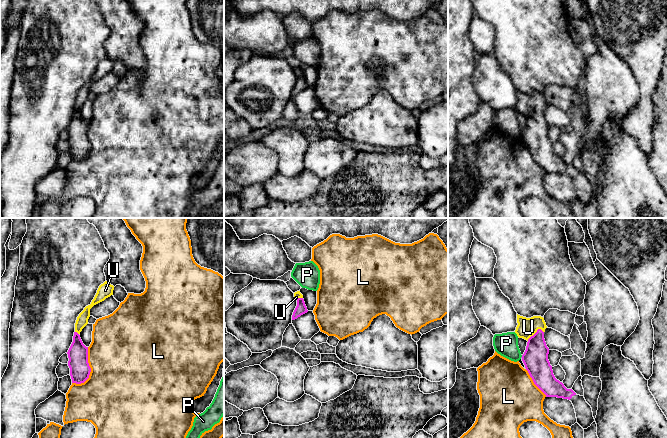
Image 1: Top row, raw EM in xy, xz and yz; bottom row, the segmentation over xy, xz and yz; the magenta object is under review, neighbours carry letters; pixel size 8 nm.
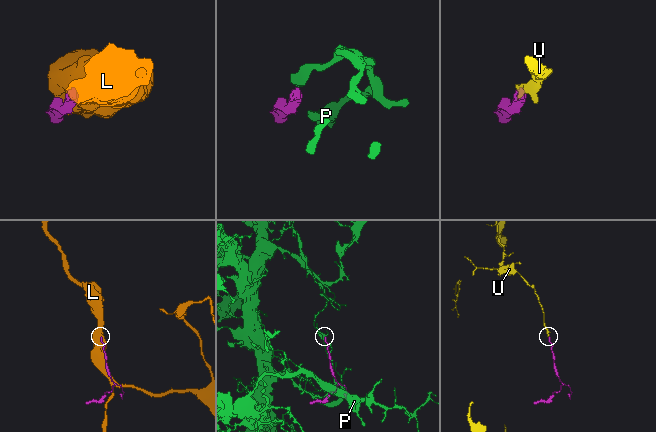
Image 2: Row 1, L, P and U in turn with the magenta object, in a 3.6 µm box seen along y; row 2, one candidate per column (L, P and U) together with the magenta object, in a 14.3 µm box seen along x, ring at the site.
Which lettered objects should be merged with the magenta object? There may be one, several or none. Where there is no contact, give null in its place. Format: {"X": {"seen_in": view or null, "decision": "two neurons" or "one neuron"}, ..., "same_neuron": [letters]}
{"L": {"seen_in": "xy", "decision": "two neurons"}, "P": {"seen_in": "yz", "decision": "two neurons"}, "U": {"seen_in": "yz", "decision": "one neuron"}, "same_neuron": ["U"]}

